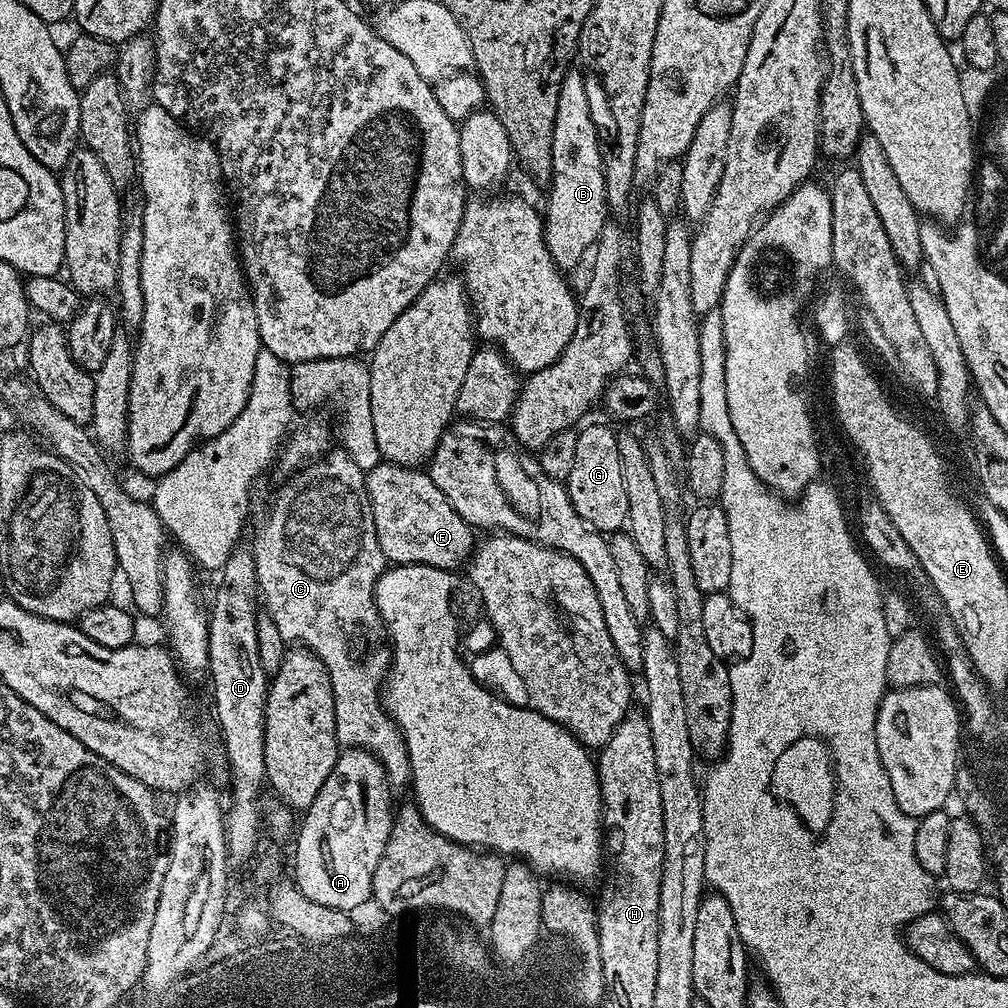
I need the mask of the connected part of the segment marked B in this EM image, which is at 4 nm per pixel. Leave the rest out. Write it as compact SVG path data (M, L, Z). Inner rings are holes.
M576 71L566 73L558 96L552 139L552 179L546 188L548 213L545 211L542 216L546 246L561 270L578 267L580 259L593 251L610 216L600 140L596 137L595 122L588 117L584 76Z

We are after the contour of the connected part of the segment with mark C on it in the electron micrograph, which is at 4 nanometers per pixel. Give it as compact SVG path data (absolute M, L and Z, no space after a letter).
M343 450L329 451L323 458L317 458L307 466L299 469L291 477L292 481L281 490L256 536L256 541L251 541L252 557L256 562L256 587L259 599L262 601L263 611L278 626L278 634L282 634L285 642L295 642L308 651L314 653L326 666L330 674L330 682L334 690L334 718L336 719L336 742L344 748L365 748L368 753L379 760L384 768L384 775L393 789L407 785L410 780L410 769L408 766L408 751L404 742L404 736L400 733L400 727L392 721L391 716L384 711L382 703L382 689L392 667L392 650L390 641L384 630L384 623L380 621L380 612L376 608L376 583L378 578L386 570L386 561L383 556L382 547L379 546L378 534L375 533L374 514L371 513L371 503L368 500L366 473L358 466L354 466L354 458L350 458Z

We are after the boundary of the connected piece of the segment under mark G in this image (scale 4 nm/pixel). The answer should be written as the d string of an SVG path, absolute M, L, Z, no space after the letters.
M588 424L576 432L574 466L570 470L566 487L570 502L590 526L605 534L621 531L628 523L626 489L622 483L622 458L618 458L617 433L604 424Z

